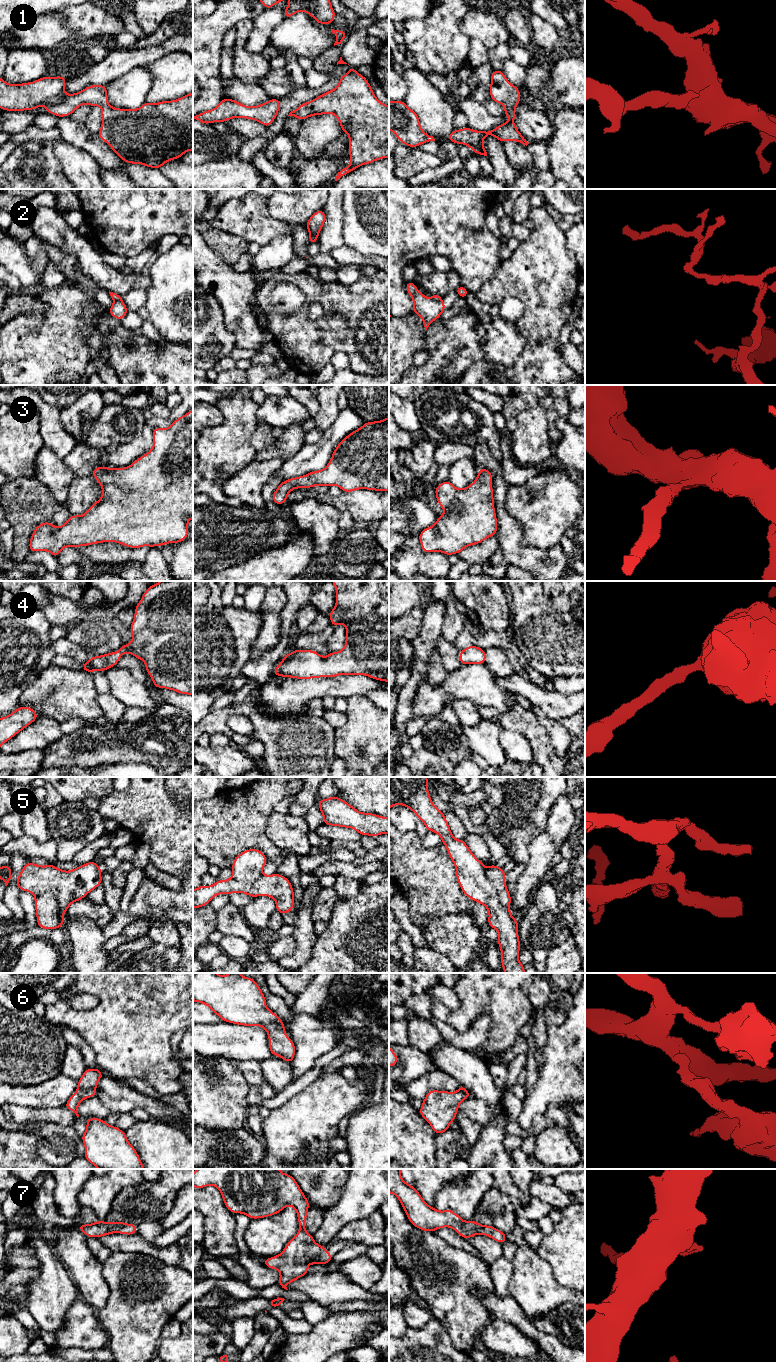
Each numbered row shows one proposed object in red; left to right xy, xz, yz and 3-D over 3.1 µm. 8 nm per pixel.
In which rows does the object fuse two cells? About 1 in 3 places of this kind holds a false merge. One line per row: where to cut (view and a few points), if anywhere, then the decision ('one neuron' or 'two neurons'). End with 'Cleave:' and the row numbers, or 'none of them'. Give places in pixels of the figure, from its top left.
1: cut none; one neuron
2: cut xy (121, 299), (114, 301); two neurons
3: cut none; one neuron
4: cut none; one neuron
5: cut none; one neuron
6: cut none; one neuron
7: cut none; one neuron
Cleave: 2

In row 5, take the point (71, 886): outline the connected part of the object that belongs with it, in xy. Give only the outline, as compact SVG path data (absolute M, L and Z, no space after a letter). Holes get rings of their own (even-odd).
M94 861L70 871L61 870L51 864L39 866L27 862L16 879L16 884L20 891L28 891L35 896L37 925L51 930L63 927L63 914L73 902L84 899L89 892L102 884L101 870L102 868Z

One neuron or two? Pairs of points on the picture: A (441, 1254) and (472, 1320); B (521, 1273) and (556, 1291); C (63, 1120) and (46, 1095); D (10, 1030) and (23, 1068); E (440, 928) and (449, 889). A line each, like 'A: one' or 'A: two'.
A: one
B: one
C: two
D: one
E: two

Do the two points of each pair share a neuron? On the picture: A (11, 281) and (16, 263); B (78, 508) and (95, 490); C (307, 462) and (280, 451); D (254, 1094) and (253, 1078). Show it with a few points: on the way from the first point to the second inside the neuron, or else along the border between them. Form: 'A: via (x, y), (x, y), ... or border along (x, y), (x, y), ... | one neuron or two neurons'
A: border along (10, 272), (19, 280), (22, 288) | two neurons
B: via (81, 504), (91, 494) | one neuron
C: border along (304, 444), (284, 461) | two neurons
D: border along (264, 1080), (251, 1085) | two neurons

